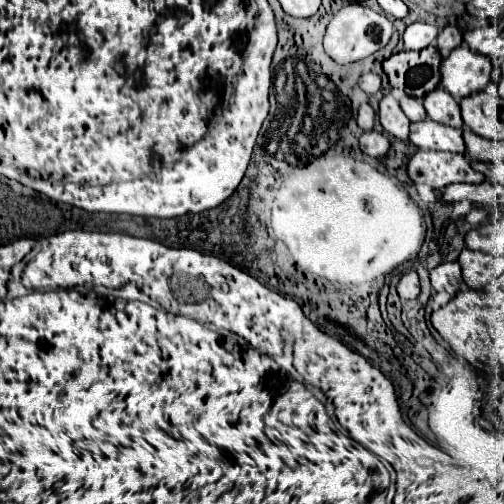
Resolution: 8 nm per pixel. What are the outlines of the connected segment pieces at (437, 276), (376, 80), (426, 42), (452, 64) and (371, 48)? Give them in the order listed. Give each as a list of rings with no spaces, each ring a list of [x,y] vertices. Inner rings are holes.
[[[444,262],[440,266],[436,266],[430,272],[430,282],[434,286],[436,292],[448,292],[450,296],[454,296],[462,284],[462,276],[460,276],[460,264],[458,262]]]
[[[375,73],[364,74],[359,78],[358,85],[367,94],[375,94],[381,88],[381,78]]]
[[[422,22],[410,24],[402,36],[406,50],[422,50],[426,46],[436,46],[436,38],[438,38],[438,28]]]
[[[458,46],[442,60],[442,84],[456,98],[462,100],[472,92],[480,92],[490,82],[492,60],[468,46]]]
[[[348,4],[340,12],[336,12],[334,18],[330,20],[324,34],[324,50],[338,64],[352,64],[382,50],[390,42],[392,32],[394,32],[394,26],[384,14],[378,14],[360,4]]]

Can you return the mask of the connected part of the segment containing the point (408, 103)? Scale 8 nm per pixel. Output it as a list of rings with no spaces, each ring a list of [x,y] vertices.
[[[400,94],[398,102],[400,102],[404,114],[410,118],[410,122],[420,122],[420,120],[428,118],[426,112],[424,112],[422,102],[420,102],[418,98],[412,98],[412,96],[408,96],[408,94]]]

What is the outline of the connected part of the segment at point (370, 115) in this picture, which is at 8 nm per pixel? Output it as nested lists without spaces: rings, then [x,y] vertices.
[[[364,104],[360,106],[360,112],[358,112],[358,126],[362,130],[372,130],[374,128],[374,120],[376,120],[376,114],[372,110],[372,106]]]

